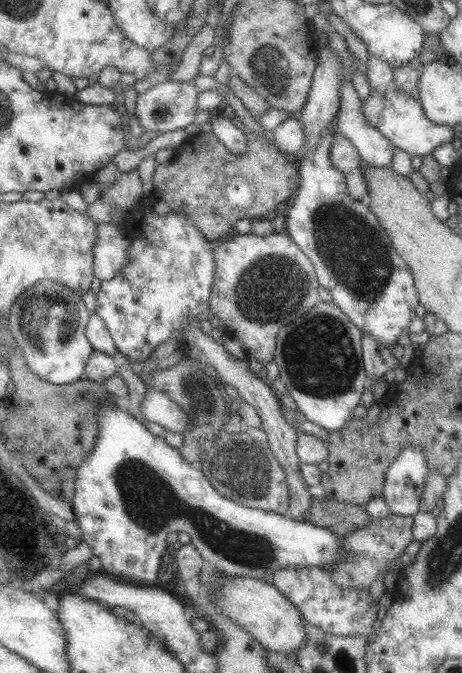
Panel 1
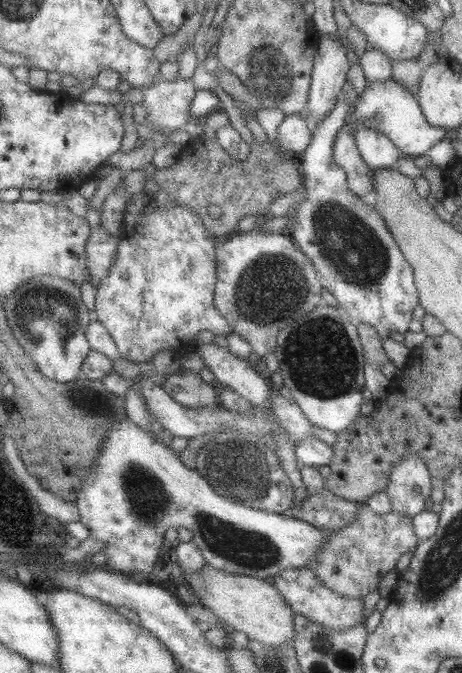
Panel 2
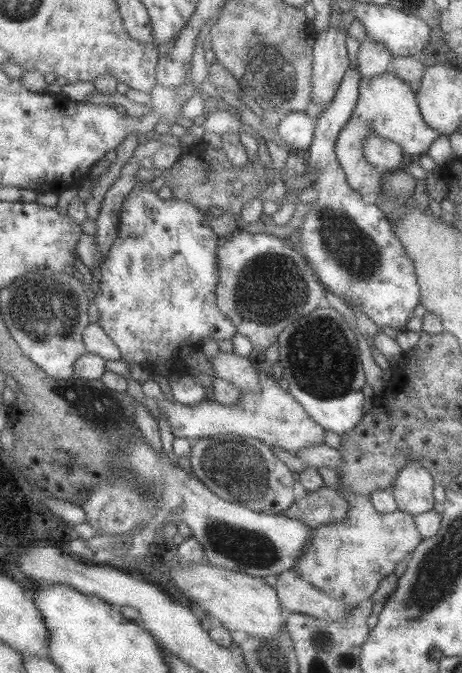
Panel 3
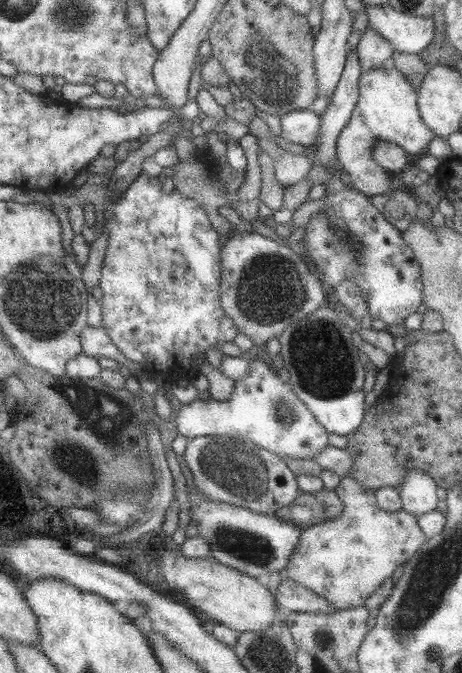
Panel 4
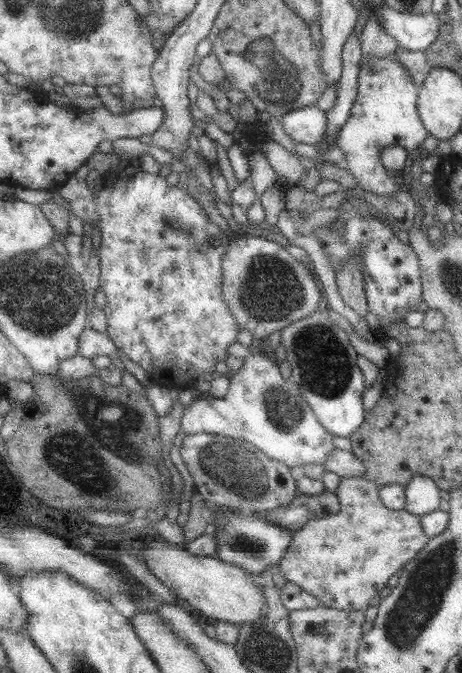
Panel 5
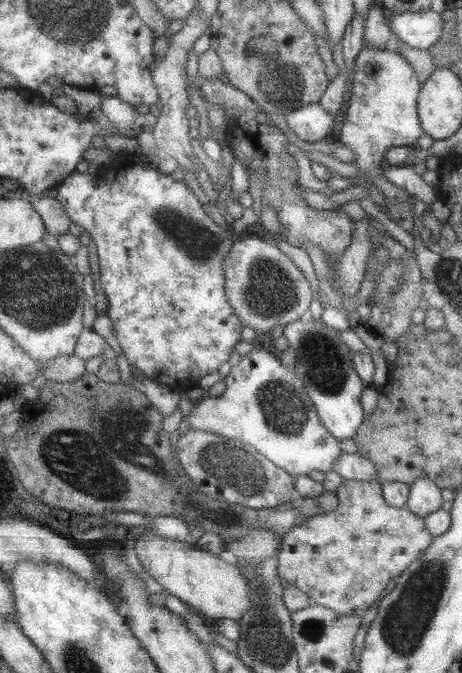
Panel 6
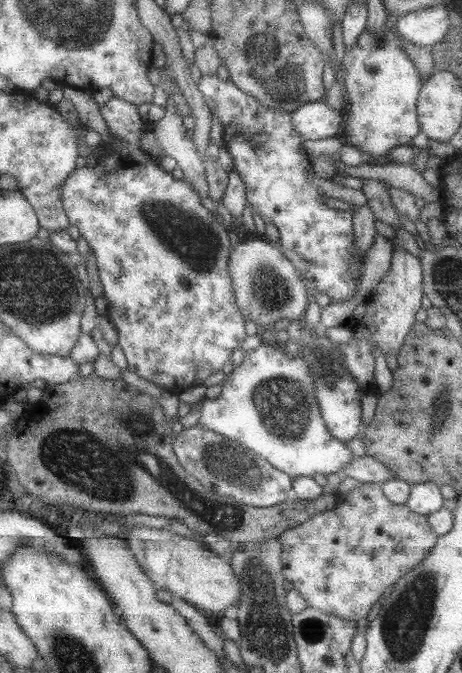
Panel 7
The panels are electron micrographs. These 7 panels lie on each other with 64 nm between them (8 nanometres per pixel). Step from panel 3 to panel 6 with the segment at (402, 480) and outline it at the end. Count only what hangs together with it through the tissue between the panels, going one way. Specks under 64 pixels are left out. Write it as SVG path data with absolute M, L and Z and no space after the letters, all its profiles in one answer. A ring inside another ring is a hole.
M415 478L409 485L405 507L421 517L441 508L441 490L427 478Z

